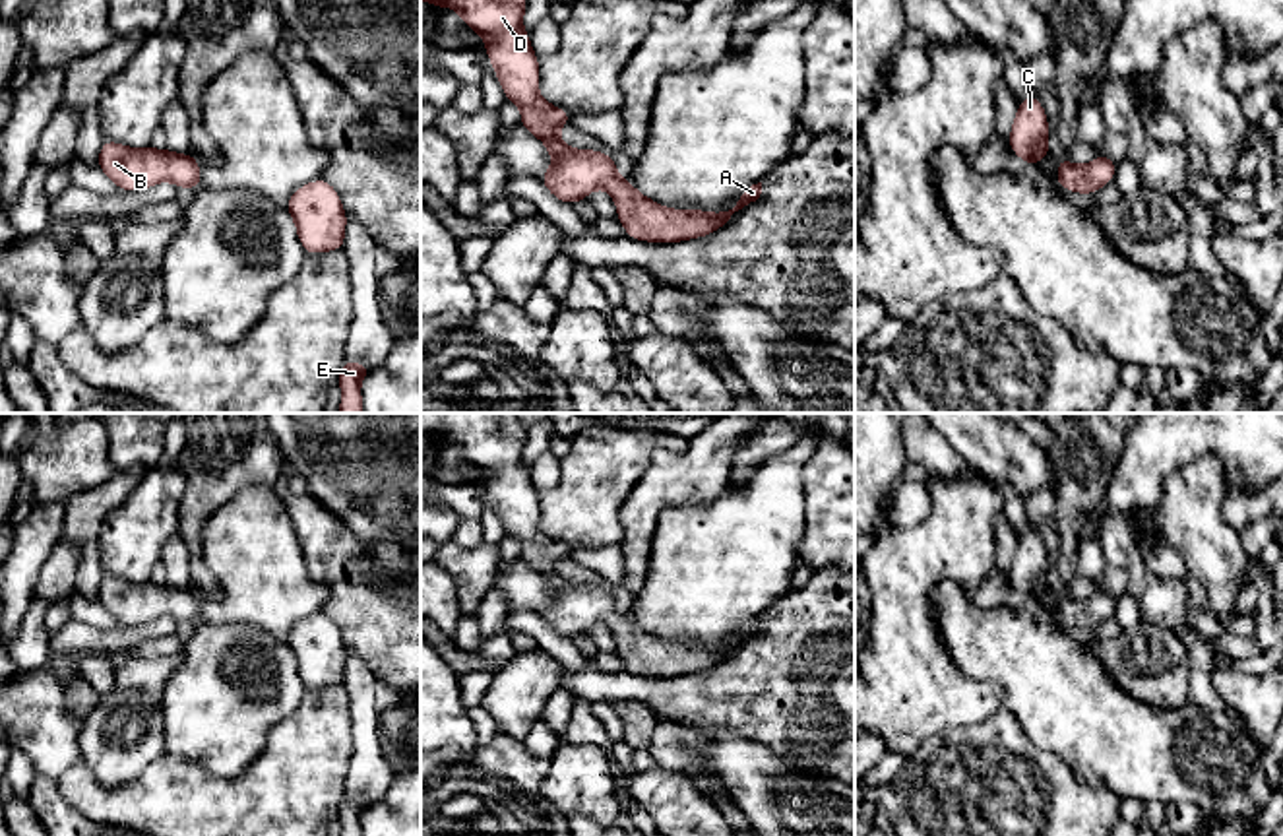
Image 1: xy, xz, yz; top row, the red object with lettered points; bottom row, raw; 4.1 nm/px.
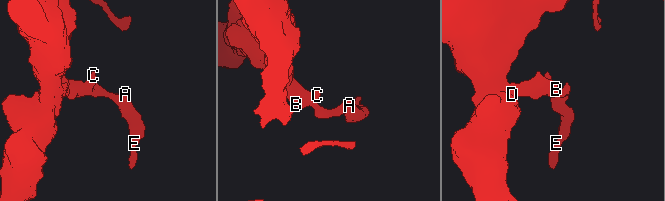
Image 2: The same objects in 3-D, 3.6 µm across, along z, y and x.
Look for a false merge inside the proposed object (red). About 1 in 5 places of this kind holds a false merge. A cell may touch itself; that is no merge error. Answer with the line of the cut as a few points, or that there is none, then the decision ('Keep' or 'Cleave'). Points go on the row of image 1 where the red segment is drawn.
No split. Keep

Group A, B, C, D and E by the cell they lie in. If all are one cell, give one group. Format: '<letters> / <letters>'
A B C D E

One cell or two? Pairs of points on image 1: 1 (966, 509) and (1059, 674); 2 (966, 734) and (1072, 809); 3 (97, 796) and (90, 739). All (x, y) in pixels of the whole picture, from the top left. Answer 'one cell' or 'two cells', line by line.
1: two cells
2: one cell
3: two cells

